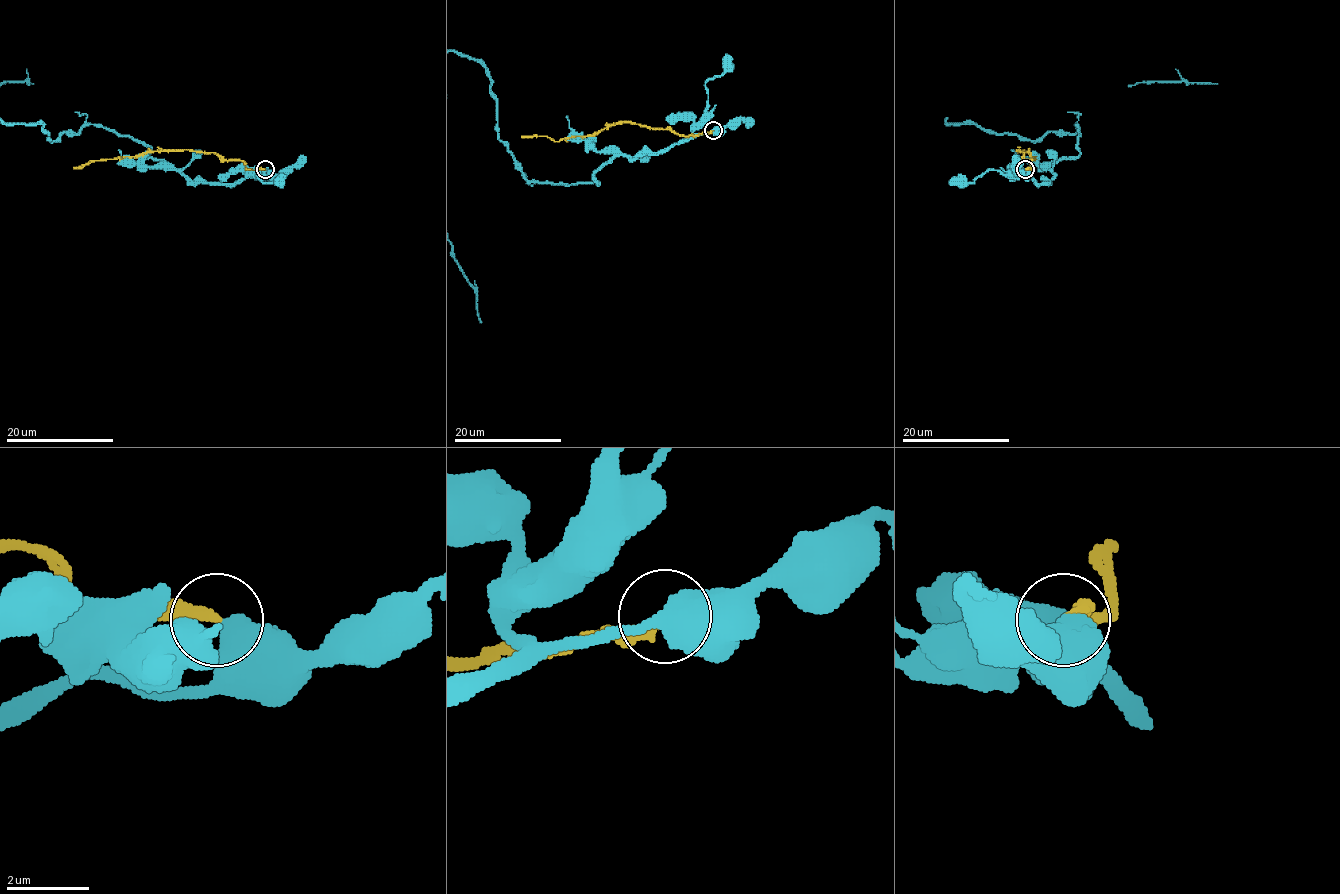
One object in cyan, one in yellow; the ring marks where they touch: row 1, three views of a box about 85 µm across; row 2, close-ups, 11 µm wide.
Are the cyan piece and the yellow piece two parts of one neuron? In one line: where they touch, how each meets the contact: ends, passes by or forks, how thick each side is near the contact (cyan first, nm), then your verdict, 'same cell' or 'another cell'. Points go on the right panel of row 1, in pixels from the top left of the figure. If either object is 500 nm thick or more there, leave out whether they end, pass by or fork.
place (1025, 169); calibres 750 and 240 nm; another cell

